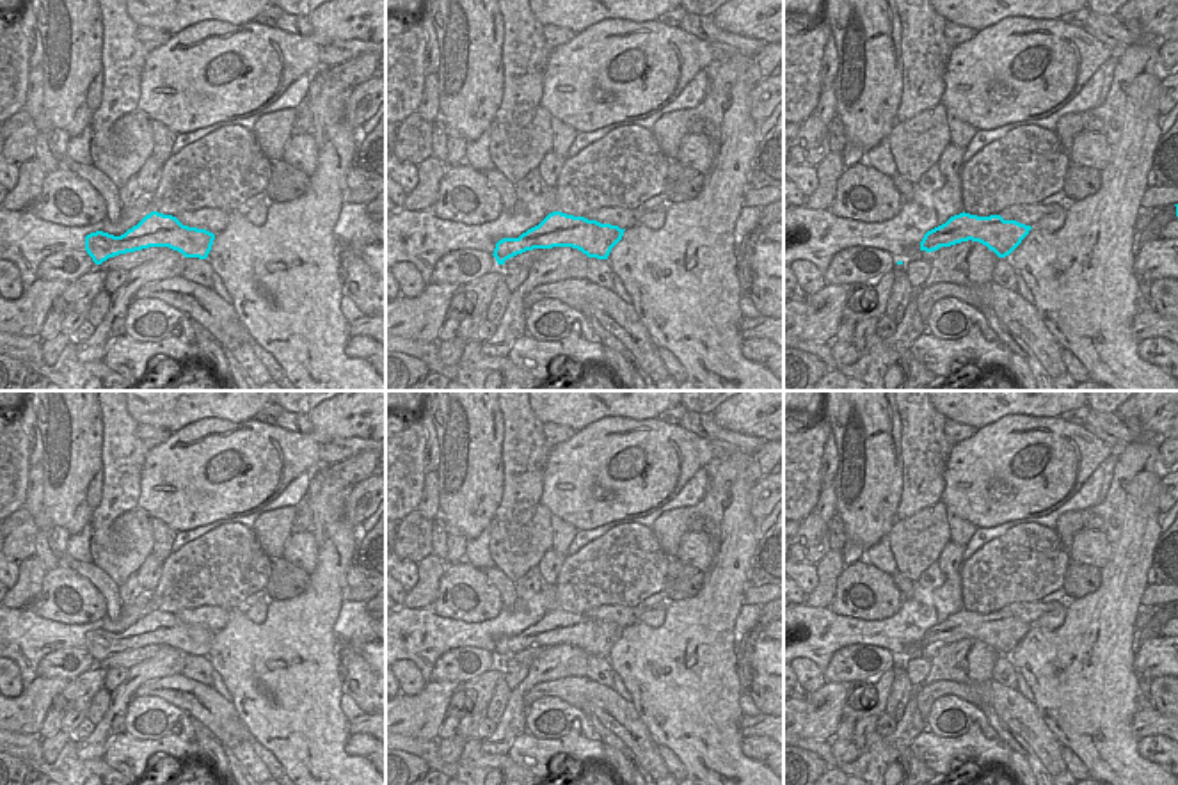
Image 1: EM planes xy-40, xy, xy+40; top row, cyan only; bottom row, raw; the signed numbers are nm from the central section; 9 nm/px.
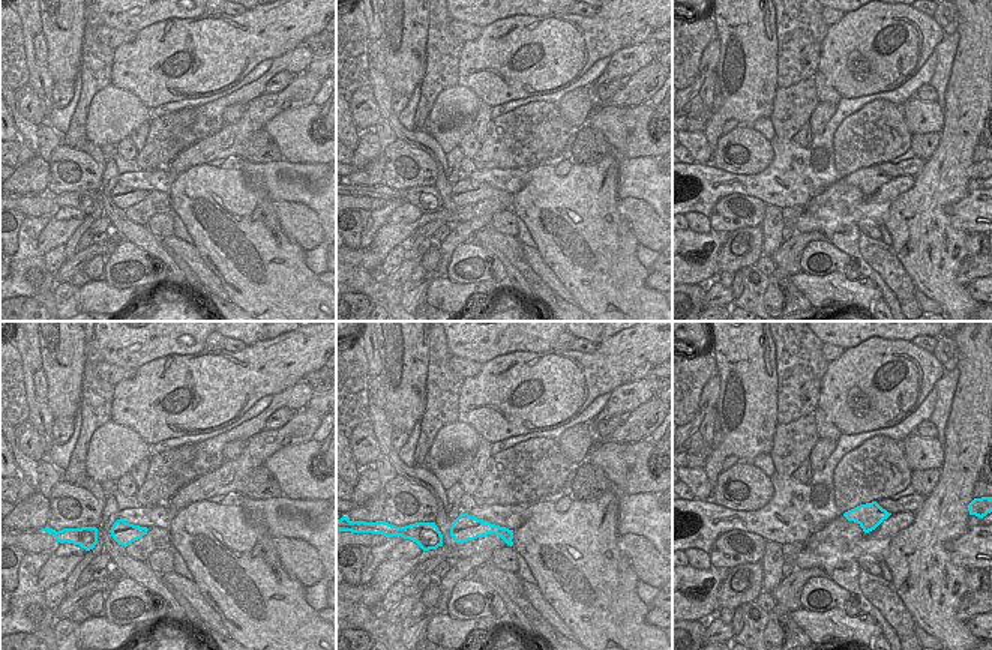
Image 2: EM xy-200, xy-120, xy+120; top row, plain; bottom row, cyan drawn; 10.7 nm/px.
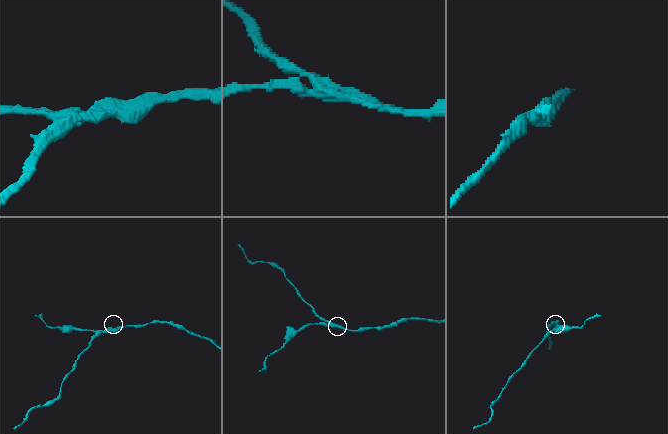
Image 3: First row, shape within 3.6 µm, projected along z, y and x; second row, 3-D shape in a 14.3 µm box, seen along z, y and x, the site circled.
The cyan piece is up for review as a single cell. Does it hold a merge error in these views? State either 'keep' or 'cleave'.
cleave

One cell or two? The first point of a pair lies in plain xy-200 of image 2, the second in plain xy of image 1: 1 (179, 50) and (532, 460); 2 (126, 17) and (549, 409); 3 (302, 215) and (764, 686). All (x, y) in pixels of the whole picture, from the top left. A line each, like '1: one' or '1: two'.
1: two
2: one
3: one

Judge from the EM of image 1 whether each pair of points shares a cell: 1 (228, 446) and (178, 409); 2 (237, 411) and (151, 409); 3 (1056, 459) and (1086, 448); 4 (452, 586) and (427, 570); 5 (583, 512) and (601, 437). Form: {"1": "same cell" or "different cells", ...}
{"1": "different cells", "2": "same cell", "3": "same cell", "4": "different cells", "5": "same cell"}

